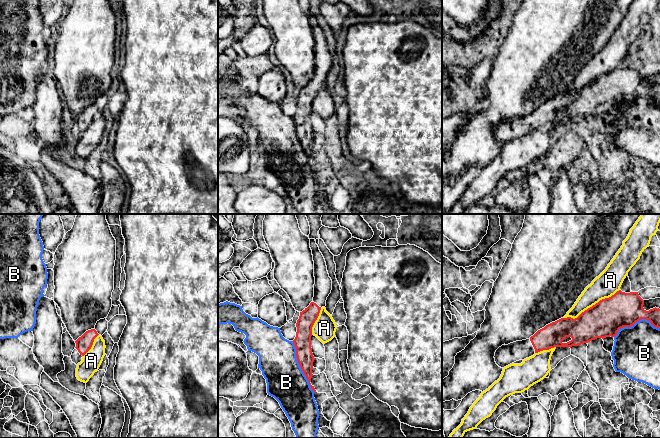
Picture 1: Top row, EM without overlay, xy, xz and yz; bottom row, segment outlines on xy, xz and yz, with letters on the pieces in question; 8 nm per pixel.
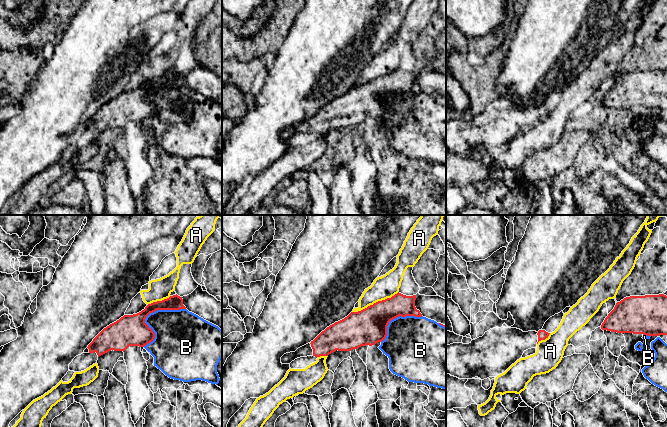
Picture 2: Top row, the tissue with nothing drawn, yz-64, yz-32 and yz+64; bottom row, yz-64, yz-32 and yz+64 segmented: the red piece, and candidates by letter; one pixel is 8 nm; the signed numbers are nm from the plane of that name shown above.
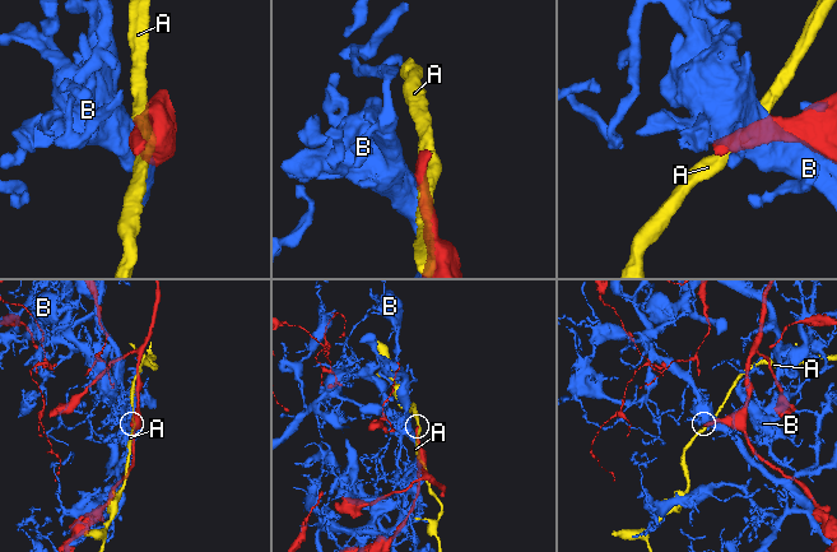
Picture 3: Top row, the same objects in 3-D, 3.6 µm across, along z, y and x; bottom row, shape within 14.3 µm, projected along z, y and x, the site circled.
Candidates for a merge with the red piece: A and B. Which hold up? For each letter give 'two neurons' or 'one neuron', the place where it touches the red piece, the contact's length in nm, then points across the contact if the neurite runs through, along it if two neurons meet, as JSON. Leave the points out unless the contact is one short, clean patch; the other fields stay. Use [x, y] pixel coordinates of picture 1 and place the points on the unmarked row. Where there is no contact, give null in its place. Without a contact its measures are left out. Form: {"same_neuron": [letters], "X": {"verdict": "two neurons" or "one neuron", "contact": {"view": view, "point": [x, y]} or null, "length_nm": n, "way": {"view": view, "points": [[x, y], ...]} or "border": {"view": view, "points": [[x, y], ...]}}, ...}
{"same_neuron": [], "A": {"verdict": "two neurons", "contact": {"view": "yz", "point": [592, 82]}, "length_nm": 500}, "B": {"verdict": "two neurons", "contact": {"view": "xz", "point": [300, 142]}, "length_nm": 440}}

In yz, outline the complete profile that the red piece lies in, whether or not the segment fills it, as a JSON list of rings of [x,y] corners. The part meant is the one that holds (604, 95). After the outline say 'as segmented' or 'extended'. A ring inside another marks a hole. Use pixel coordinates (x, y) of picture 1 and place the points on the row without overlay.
[[[617,67],[609,74],[582,88],[577,94],[561,94],[538,106],[529,115],[502,121],[495,128],[496,140],[504,144],[543,126],[572,123],[597,114],[615,113],[623,103],[631,103],[641,95],[660,105],[660,85],[646,87],[638,68]]]; extended

